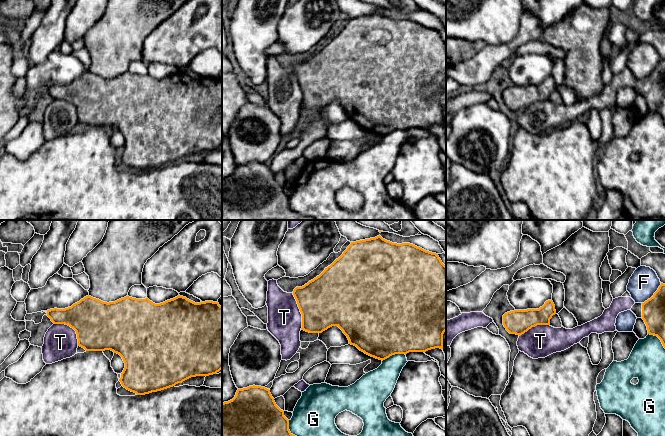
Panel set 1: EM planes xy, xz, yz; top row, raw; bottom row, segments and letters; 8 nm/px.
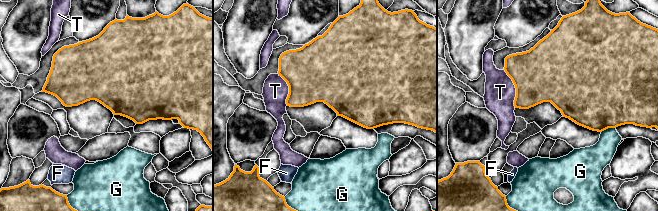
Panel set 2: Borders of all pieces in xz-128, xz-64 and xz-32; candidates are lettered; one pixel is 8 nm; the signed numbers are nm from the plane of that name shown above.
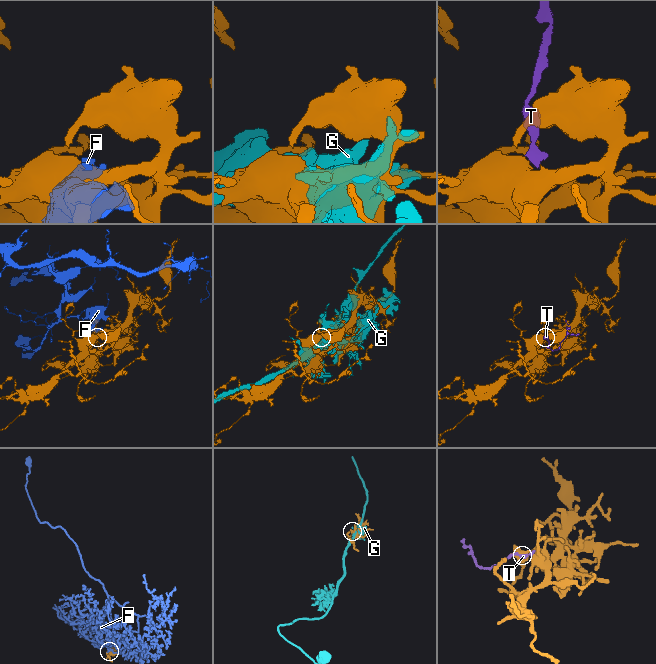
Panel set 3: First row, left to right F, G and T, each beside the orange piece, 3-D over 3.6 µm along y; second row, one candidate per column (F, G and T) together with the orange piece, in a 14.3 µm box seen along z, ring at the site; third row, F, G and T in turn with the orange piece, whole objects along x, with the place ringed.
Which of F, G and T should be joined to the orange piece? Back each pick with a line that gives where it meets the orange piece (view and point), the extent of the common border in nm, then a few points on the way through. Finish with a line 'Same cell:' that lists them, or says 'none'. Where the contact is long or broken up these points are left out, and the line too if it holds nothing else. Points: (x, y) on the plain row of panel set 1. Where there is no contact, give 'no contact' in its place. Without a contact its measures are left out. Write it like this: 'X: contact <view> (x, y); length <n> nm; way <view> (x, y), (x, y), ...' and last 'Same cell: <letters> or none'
T: contact xy (72, 103); length 260 nm
Same cell: T

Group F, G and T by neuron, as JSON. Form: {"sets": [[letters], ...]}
{"sets": [["F"], ["G"], ["T"]]}

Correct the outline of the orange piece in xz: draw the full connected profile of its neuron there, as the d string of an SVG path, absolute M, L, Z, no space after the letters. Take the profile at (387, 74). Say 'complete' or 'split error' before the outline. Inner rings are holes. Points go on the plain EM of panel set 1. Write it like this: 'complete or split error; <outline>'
complete; M380 11L375 14L351 18L343 30L316 54L302 63L296 63L293 71L302 90L302 106L309 109L322 109L332 102L338 102L347 112L349 120L379 136L385 136L395 130L426 128L431 125L443 125L443 110L446 107L446 42L438 30L426 27L410 19L392 19Z

